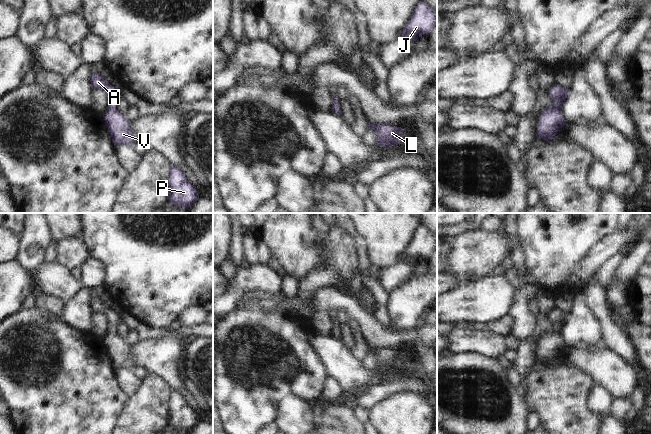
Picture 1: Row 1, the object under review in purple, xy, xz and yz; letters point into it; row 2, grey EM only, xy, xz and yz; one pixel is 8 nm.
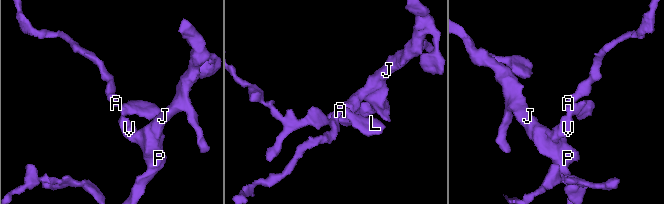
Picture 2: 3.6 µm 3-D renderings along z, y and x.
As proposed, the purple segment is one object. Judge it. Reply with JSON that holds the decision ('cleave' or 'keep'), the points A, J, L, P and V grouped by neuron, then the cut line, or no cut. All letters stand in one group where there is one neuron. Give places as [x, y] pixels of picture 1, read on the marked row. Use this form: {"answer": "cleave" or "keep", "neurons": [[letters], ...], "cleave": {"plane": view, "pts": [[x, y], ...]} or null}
{"answer": "keep", "neurons": [["A", "J", "L", "P", "V"]], "cleave": null}

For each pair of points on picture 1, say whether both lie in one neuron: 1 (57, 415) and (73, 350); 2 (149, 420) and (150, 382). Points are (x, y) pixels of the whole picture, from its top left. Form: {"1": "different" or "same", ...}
{"1": "same", "2": "same"}

